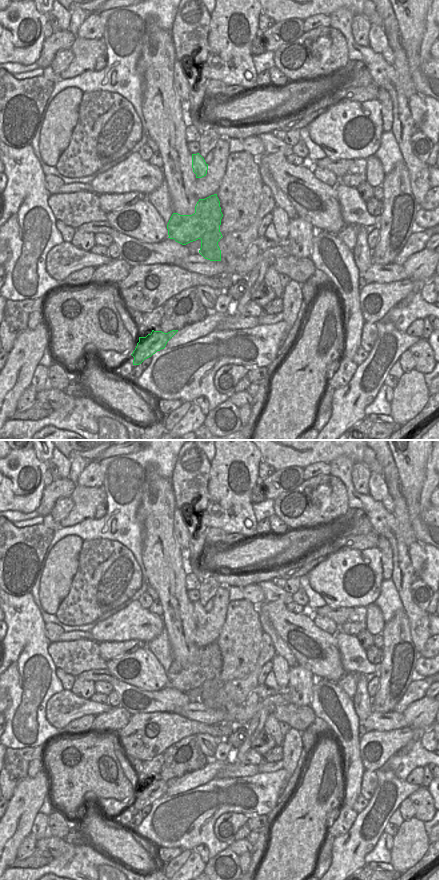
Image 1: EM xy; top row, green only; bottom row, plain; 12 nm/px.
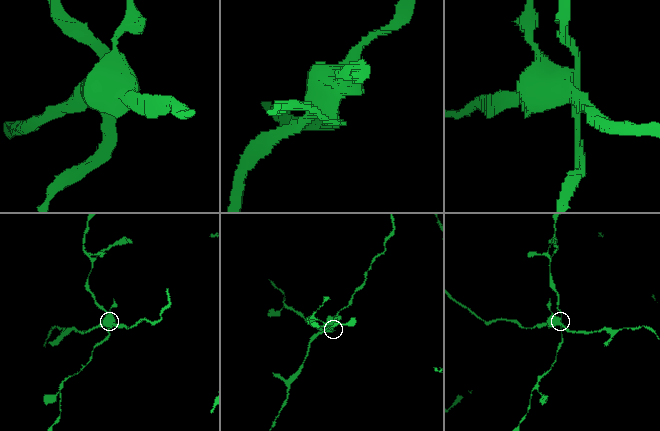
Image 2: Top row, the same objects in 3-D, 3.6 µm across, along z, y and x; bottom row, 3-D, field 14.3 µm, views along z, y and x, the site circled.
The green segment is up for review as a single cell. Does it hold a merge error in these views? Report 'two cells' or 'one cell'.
two cells

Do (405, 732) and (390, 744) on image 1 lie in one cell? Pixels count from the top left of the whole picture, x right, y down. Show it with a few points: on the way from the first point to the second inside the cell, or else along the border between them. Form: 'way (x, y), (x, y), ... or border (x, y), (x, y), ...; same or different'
way (401, 736), (394, 740); same

